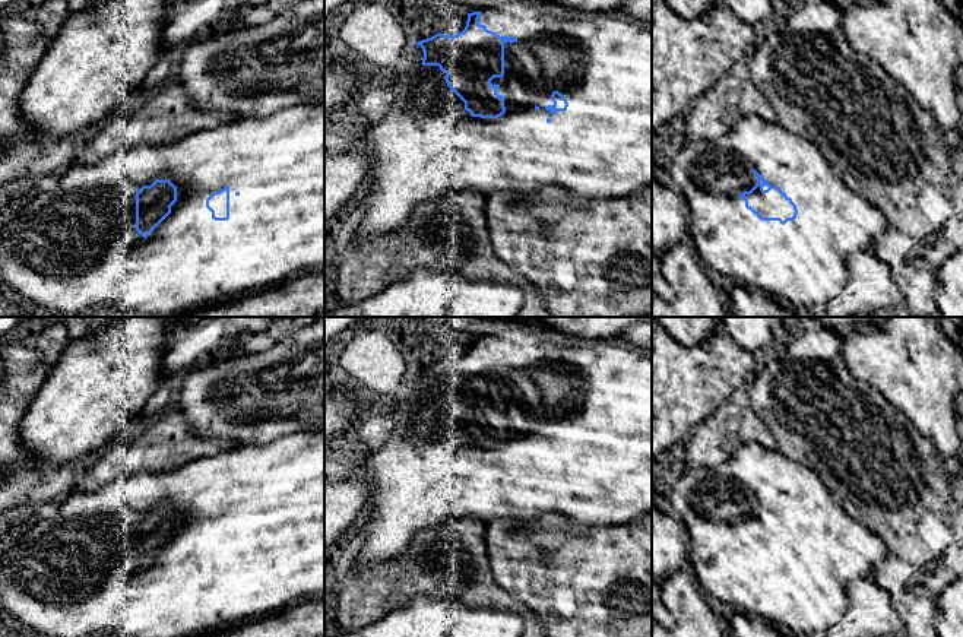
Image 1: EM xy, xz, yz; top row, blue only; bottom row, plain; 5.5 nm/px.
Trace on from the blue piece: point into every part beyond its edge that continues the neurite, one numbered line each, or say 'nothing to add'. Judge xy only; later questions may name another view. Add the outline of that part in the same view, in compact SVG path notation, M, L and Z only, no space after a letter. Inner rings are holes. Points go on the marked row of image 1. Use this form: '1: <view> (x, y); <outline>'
1: xy (72, 249); M324 104L295 105L264 118L232 120L215 129L202 129L171 145L127 146L94 165L80 161L61 172L56 188L38 193L0 231L0 278L25 300L50 310L51 314L73 316L92 308L114 307L129 317L175 317L228 298L276 286L285 282L291 273L321 270L324 270ZM155 180L170 180L177 187L177 202L171 206L171 213L143 238L136 231L136 193ZM225 186L229 187L229 219L215 221L206 207L206 199Z

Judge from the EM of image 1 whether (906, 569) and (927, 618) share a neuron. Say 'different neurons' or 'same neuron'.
same neuron

